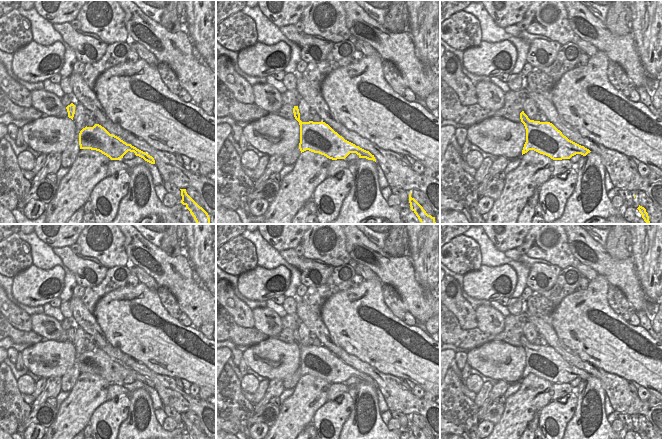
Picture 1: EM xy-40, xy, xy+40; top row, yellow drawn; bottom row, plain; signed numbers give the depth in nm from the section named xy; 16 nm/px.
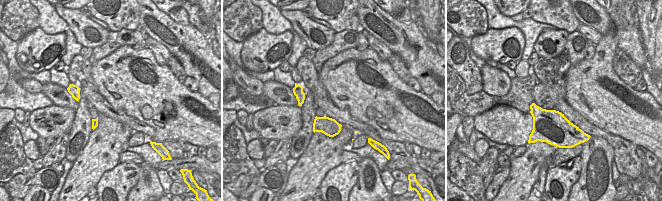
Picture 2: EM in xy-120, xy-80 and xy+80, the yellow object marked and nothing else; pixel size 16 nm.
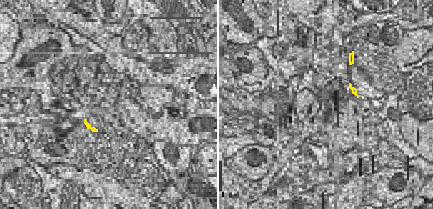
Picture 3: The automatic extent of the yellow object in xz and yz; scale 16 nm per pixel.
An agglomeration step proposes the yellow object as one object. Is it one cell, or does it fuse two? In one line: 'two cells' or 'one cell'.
one cell

